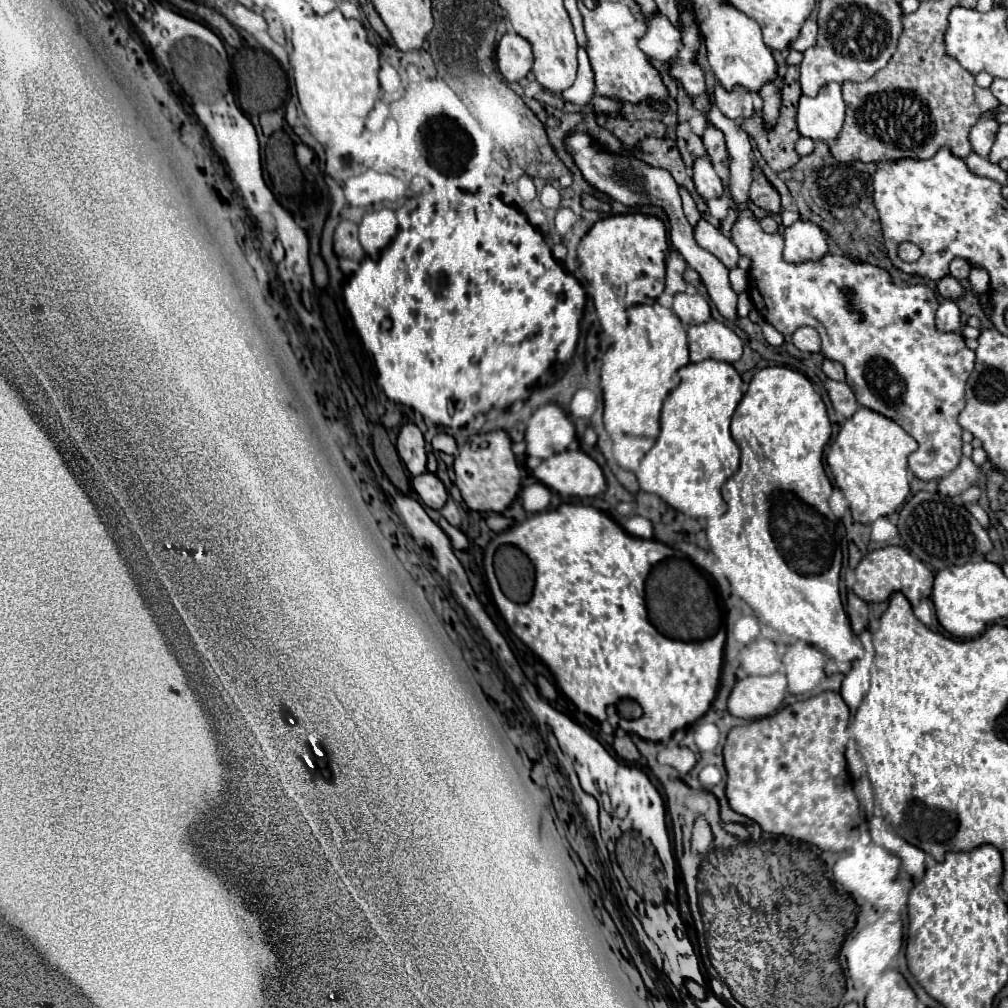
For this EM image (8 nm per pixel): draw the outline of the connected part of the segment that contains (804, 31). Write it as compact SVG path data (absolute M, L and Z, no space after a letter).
M807 19L807 21L801 25L801 31L799 31L797 39L791 41L789 47L803 53L803 51L807 51L809 47L813 47L815 41L817 41L817 23L811 21L811 19Z

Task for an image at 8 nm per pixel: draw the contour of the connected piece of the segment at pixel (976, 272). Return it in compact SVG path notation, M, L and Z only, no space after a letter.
M973 267L971 269L971 275L969 275L969 281L971 281L971 287L977 295L983 295L987 293L989 289L989 275L985 269L979 269L979 267Z

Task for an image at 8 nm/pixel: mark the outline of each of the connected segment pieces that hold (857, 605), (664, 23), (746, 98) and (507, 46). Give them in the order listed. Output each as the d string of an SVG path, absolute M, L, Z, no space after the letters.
M849 593L847 595L847 615L849 615L849 623L851 623L853 633L859 635L867 627L869 607L861 597L857 597L855 593Z
M659 11L651 17L645 17L647 31L639 39L639 49L653 59L669 61L673 55L677 55L677 49L681 49L681 33L679 29Z
M721 85L715 87L715 105L721 109L723 115L727 115L729 119L737 119L737 117L751 117L755 113L753 103L751 103L751 95L747 89L743 89L741 85L733 87L731 91L723 89Z
M517 33L503 35L497 45L497 67L505 81L521 81L533 65L533 53L529 43Z

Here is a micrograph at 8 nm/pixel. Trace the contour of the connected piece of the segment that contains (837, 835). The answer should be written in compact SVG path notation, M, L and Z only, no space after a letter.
M827 691L807 701L787 705L769 717L733 727L723 747L727 769L727 799L731 809L755 821L767 833L787 835L811 843L823 851L847 851L859 837L863 823L859 801L853 793L845 761L847 719L849 709L841 695Z

